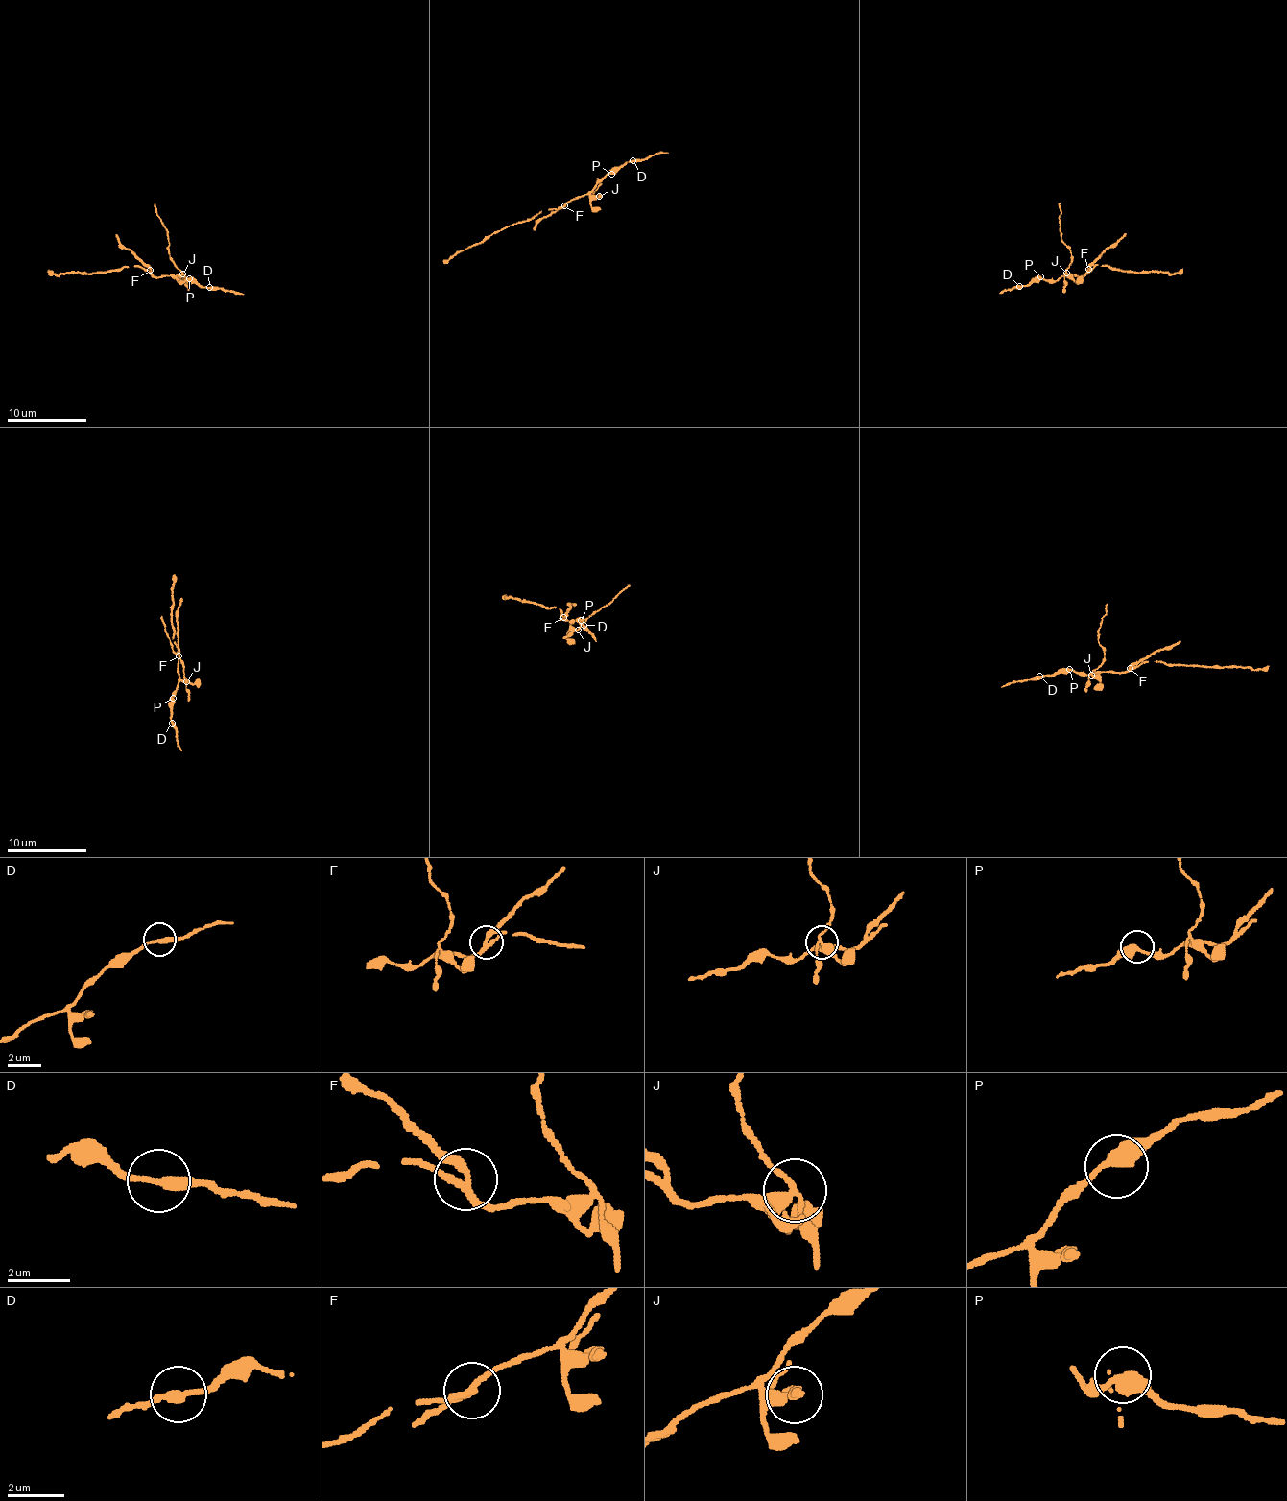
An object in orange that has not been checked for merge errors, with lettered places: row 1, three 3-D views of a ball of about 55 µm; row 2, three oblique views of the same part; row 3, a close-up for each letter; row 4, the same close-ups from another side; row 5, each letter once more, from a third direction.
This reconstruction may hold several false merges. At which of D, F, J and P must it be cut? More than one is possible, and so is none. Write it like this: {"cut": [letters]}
{"cut": ["F", "J"]}

